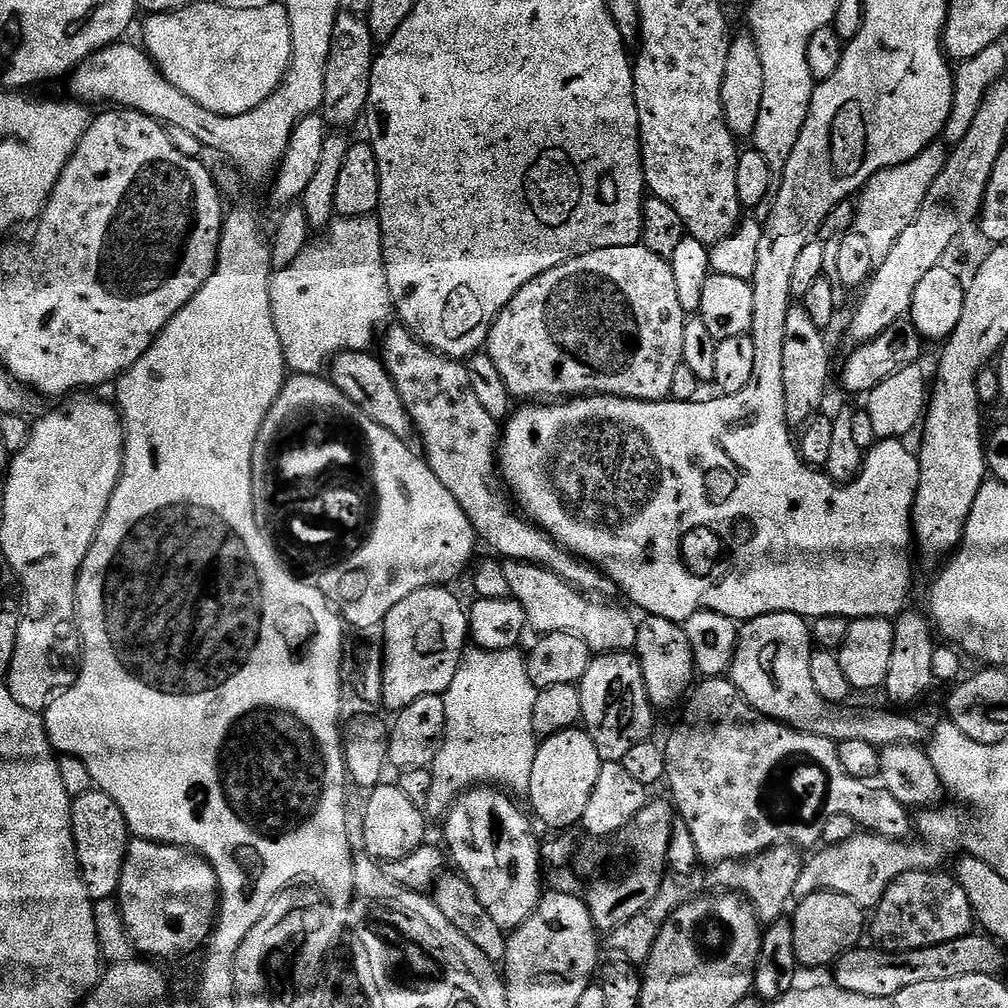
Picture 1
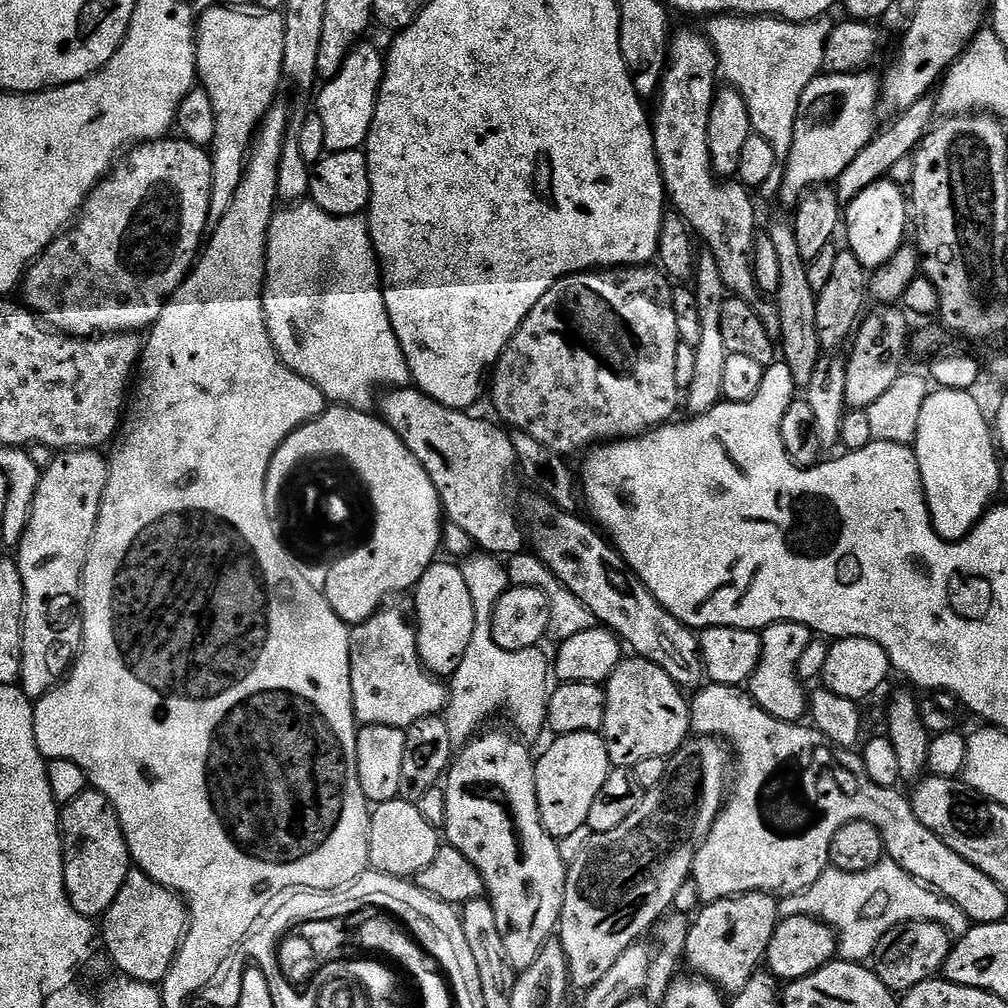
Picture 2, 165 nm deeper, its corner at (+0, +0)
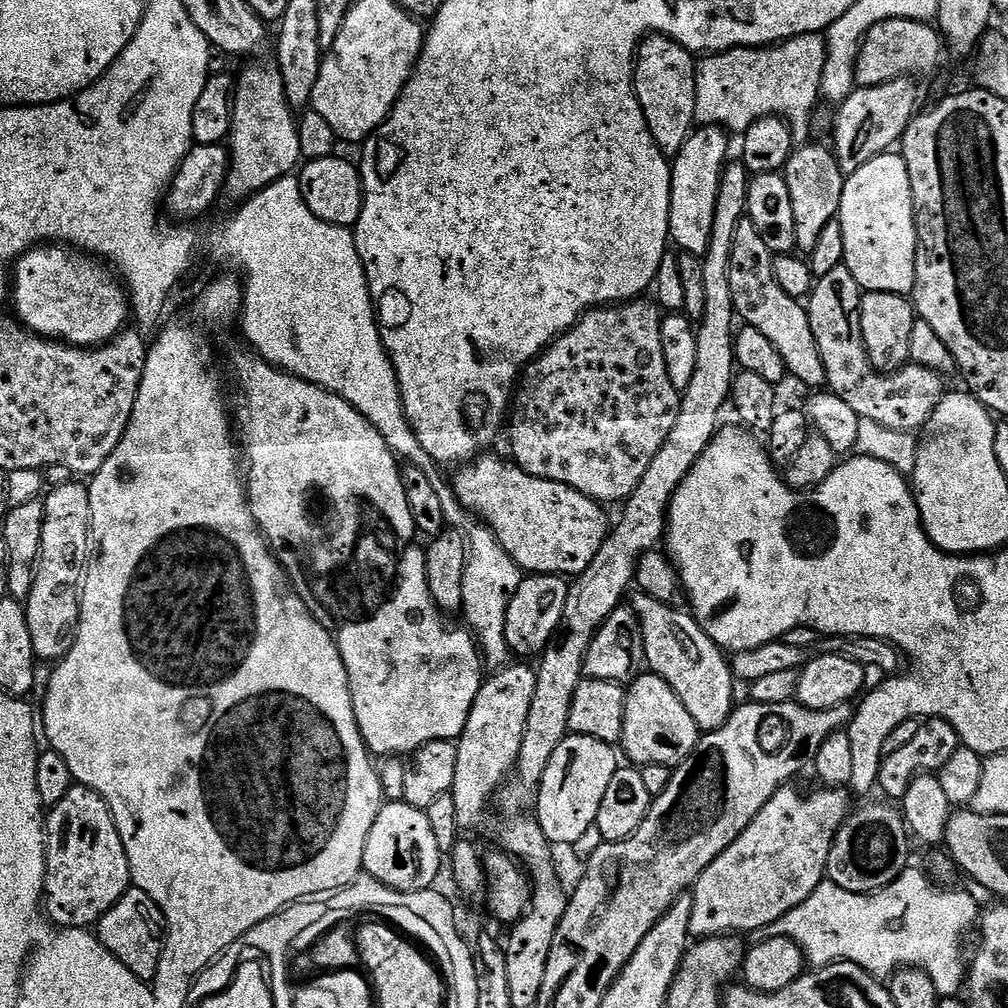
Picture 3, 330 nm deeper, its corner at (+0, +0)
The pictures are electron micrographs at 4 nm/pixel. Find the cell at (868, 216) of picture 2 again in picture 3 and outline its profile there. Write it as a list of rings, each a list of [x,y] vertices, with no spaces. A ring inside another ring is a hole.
[[[886,151],[851,173],[844,181],[838,219],[845,243],[843,267],[854,274],[854,282],[858,282],[860,289],[908,296],[916,281],[916,213],[912,207],[910,174],[903,155]]]

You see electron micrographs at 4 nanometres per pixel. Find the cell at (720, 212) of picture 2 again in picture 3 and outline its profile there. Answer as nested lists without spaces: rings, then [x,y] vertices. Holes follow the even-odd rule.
[[[744,219],[734,234],[734,250],[730,254],[730,290],[734,294],[736,315],[747,327],[759,330],[782,354],[788,376],[805,384],[808,390],[825,387],[826,370],[822,366],[822,354],[818,354],[818,342],[814,342],[814,330],[810,330],[808,309],[801,301],[790,298],[774,278],[773,252],[758,235],[754,222]]]

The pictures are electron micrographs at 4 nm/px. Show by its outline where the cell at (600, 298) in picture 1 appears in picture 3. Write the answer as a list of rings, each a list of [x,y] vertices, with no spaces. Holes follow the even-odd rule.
[[[637,298],[622,304],[593,308],[585,312],[569,332],[562,333],[535,360],[528,363],[527,368],[521,372],[514,389],[514,395],[510,401],[510,419],[506,424],[508,440],[512,443],[511,459],[521,470],[534,478],[570,486],[604,506],[616,503],[619,505],[627,500],[630,493],[638,486],[638,482],[642,482],[642,474],[646,474],[650,462],[654,462],[654,454],[662,450],[662,442],[670,438],[670,430],[674,430],[674,418],[678,418],[680,409],[681,393],[677,392],[670,382],[670,374],[666,374],[666,358],[662,358],[661,319],[661,309],[648,298]]]

